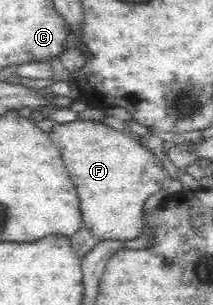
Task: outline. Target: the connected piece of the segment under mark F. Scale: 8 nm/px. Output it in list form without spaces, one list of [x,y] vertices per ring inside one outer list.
[[[77,119],[53,124],[49,139],[61,152],[72,183],[77,186],[83,228],[97,241],[129,241],[143,234],[143,205],[162,188],[167,171],[159,157],[133,137],[101,121]]]

